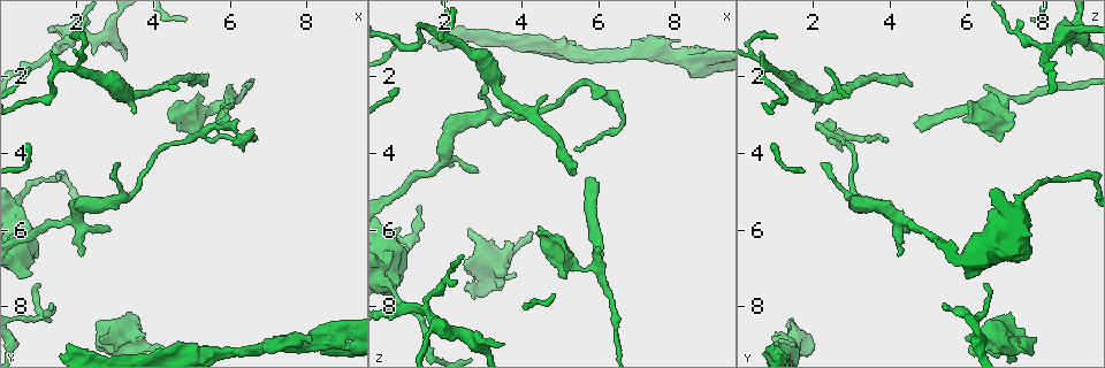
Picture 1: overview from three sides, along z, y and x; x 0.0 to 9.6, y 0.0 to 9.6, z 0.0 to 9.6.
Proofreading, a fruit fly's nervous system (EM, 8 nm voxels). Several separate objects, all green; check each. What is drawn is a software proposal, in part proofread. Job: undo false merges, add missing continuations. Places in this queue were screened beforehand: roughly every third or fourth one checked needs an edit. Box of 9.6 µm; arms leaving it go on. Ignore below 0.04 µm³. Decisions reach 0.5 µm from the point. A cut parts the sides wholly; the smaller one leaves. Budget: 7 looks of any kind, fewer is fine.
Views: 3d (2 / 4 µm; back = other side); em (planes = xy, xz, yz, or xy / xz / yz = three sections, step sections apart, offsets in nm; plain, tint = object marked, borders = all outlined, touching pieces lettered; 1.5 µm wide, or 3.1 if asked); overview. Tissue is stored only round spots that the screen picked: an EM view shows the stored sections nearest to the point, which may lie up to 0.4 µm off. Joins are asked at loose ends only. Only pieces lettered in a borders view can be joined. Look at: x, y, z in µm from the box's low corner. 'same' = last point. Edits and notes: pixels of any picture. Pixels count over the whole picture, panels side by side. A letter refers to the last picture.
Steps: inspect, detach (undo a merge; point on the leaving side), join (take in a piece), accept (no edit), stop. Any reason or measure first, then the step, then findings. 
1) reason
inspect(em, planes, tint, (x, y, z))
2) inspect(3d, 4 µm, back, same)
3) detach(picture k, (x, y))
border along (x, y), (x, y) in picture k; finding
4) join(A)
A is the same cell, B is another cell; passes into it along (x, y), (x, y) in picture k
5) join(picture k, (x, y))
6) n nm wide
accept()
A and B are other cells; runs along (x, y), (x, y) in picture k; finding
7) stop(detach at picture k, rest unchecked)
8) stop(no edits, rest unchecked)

an open end
inspect(em, planes, borders, (1.90, 0.95, 1.00))

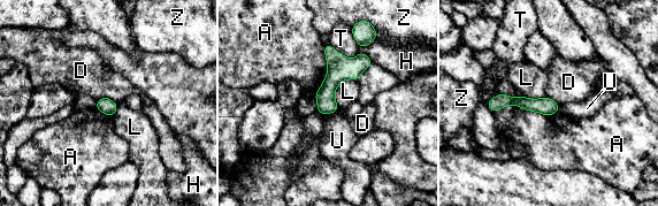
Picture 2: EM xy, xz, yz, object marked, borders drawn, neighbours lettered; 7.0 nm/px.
accept()
A, D, H, L, T, U and Z are other cells; border along (97, 99), (109, 98), (116, 102) in picture 2; none of them fits

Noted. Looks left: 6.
three arms meet
inspect(em, planes, borders, (5.80, 2.70, 6.95))

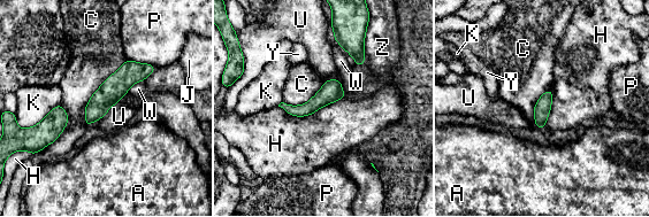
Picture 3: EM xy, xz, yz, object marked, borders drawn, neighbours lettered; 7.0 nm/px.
accept()
A, C, H, J, K, P, U, W, Y and Z are other cells; border along (126, 60), (88, 102), (86, 126) in picture 3; one neuron here

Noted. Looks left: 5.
free end
inspect(em, planes, borders, (2.55, 8.85, 6.00))

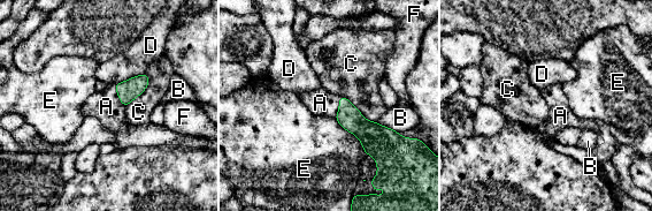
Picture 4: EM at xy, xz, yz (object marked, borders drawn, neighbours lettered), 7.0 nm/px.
140 nm wide
join(A)
A is the same cell, B, C, D, E and F are other cells; passes into it along (128, 90), (117, 95), (106, 106) in picture 4; it goes on there

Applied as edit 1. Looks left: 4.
stop(join at picture 4, rest unchecked)

